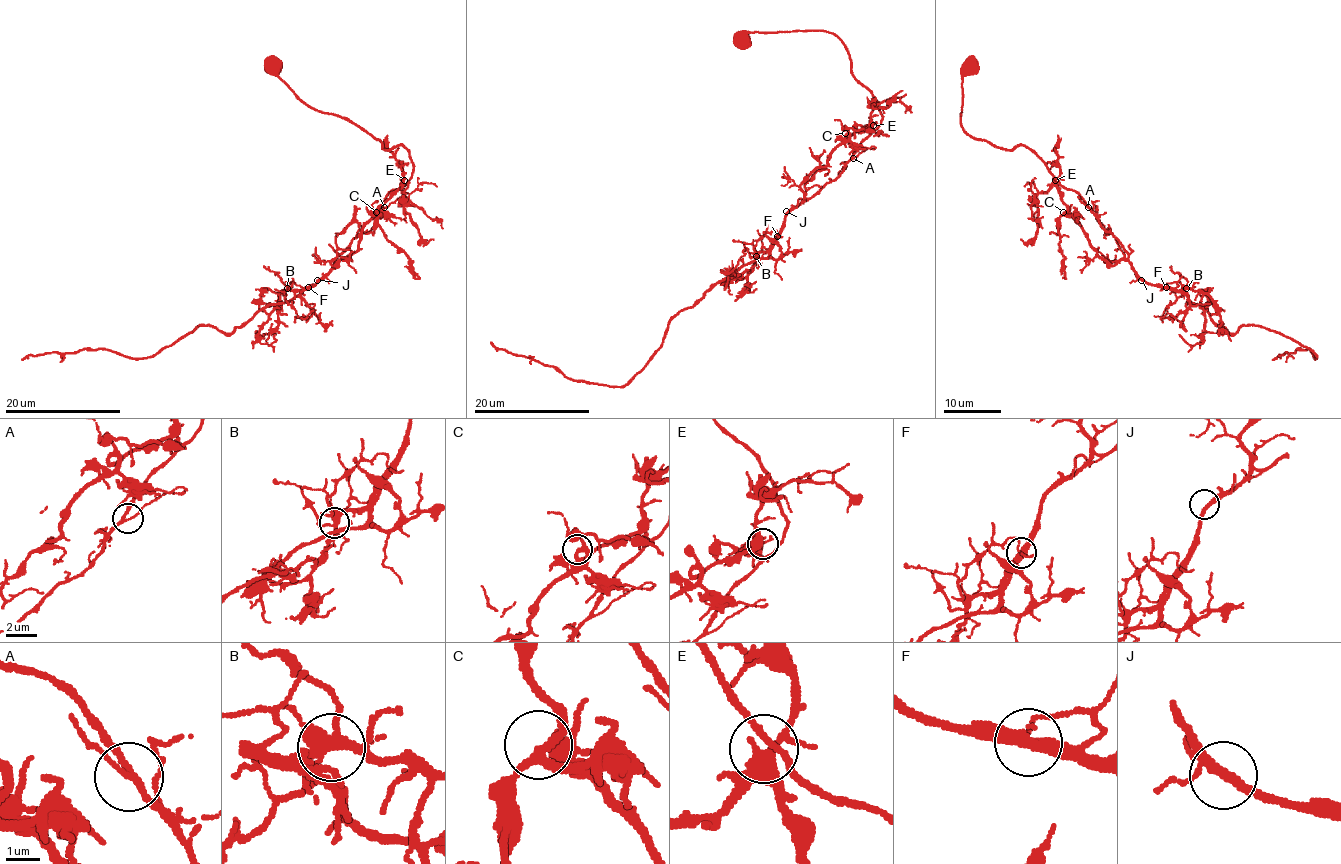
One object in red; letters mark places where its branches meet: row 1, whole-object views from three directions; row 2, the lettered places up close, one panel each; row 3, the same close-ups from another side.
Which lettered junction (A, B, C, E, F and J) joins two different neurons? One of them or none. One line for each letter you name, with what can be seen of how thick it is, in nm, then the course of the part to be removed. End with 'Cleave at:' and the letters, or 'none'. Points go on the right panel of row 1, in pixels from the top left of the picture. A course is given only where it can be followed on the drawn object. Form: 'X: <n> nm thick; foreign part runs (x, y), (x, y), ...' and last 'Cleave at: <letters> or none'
F: 400 nm thick; foreign part runs (1166, 287), (1198, 303), (1230, 333), (1251, 324), (1276, 330), (1316, 356), (1309, 349), (1296, 349), (1271, 359)
Cleave at: F

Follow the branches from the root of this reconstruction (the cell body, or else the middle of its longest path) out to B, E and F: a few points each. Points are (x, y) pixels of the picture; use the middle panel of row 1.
B: (788, 213), (783, 229), (773, 245), (756, 256)
E: (788, 213), (840, 175), (873, 125)
F: (788, 213), (778, 236)

